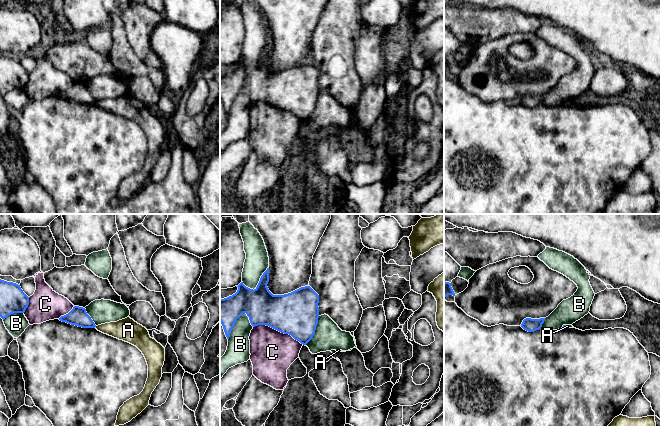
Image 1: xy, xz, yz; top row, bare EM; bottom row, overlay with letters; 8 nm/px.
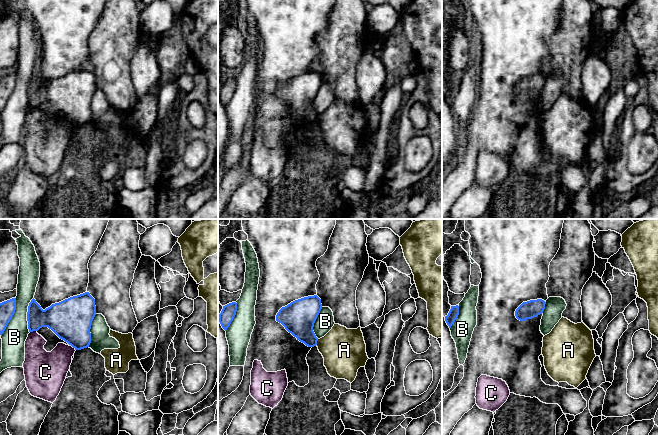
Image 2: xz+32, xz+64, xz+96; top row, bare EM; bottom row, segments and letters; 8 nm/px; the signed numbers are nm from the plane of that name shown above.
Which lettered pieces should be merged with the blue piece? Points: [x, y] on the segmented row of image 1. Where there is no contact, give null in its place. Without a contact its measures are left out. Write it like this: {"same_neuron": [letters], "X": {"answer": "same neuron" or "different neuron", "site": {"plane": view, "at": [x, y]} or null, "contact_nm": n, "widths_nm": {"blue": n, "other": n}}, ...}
{"same_neuron": [], "A": {"answer": "different neuron", "site": {"plane": "yz", "at": [564, 325]}, "contact_nm": 40, "widths_nm": {"blue": 20, "other": 30}}, "B": {"answer": "different neuron", "site": {"plane": "xz", "at": [234, 324]}, "contact_nm": 260, "widths_nm": {"blue": 240, "other": 190}}, "C": {"answer": "different neuron", "site": {"plane": "xz", "at": [278, 330]}, "contact_nm": 440, "widths_nm": {"blue": 340, "other": 360}}}

